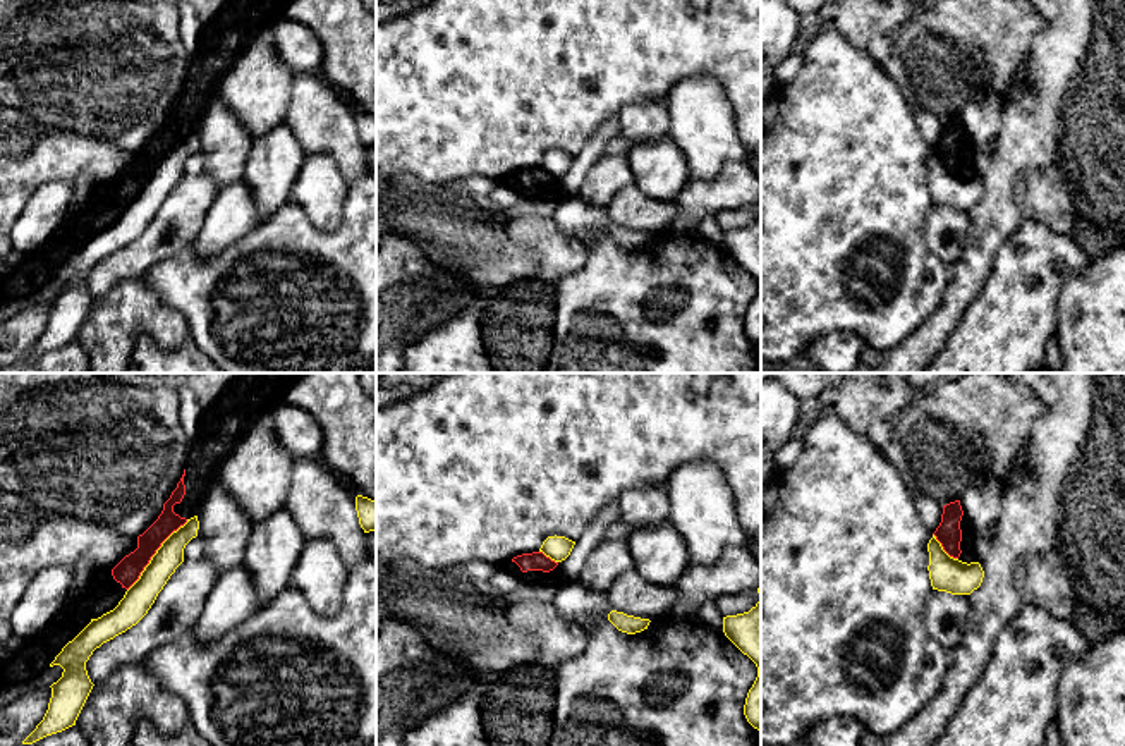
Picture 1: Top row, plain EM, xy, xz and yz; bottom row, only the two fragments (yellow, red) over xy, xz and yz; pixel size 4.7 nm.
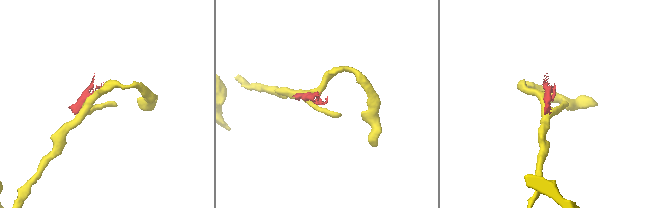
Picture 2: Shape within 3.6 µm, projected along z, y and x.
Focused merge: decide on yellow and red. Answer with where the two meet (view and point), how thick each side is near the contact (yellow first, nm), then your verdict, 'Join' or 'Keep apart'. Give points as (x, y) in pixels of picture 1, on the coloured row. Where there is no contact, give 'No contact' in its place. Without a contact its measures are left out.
Touches yellow at xy (155, 554). Thickness 140 nm (yellow) against 120 nm. Keep apart

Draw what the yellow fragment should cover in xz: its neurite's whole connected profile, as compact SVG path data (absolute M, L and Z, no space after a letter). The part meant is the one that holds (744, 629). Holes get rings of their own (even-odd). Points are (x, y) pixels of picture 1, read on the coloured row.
M761 600L749 612L723 617L723 633L757 667L744 715L761 732Z

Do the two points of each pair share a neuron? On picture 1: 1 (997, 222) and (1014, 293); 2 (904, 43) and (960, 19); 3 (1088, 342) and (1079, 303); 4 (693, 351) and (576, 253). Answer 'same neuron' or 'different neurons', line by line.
1: different neurons
2: same neuron
3: same neuron
4: different neurons

